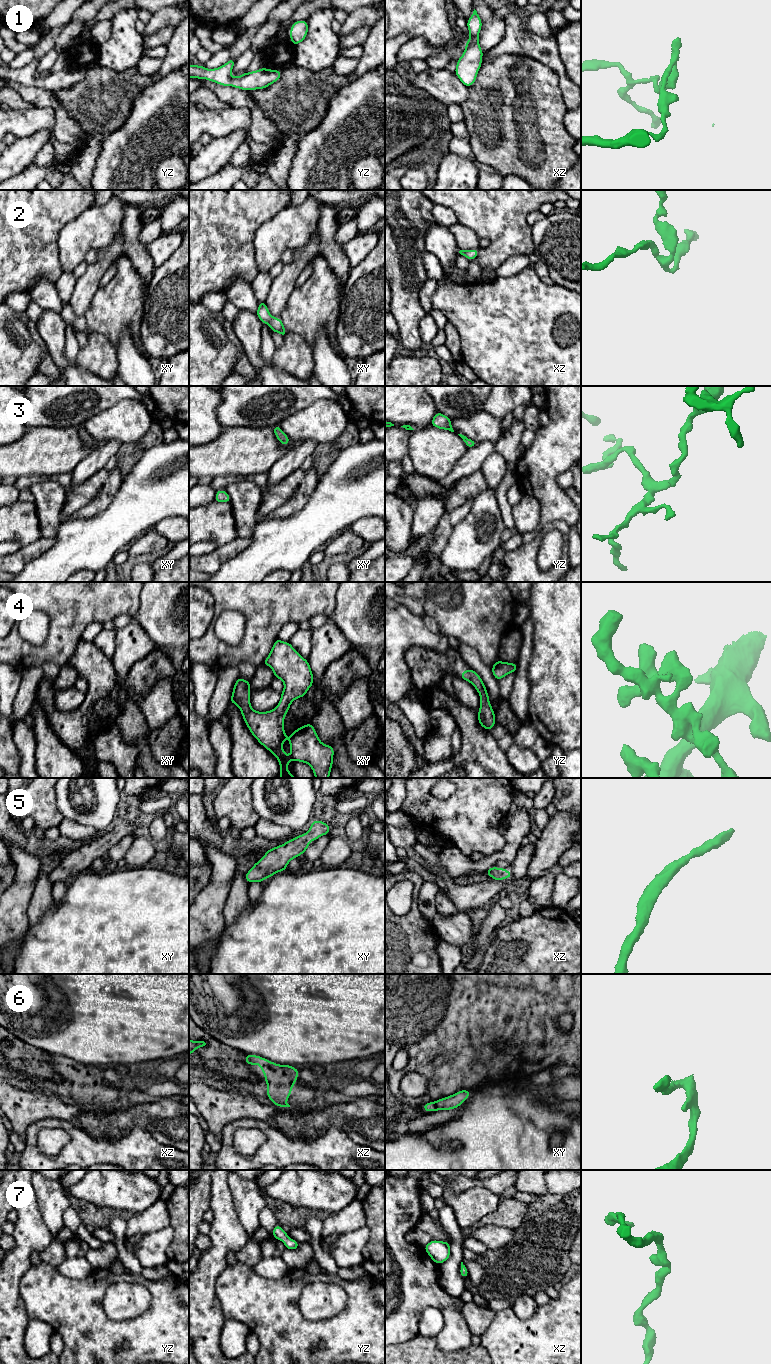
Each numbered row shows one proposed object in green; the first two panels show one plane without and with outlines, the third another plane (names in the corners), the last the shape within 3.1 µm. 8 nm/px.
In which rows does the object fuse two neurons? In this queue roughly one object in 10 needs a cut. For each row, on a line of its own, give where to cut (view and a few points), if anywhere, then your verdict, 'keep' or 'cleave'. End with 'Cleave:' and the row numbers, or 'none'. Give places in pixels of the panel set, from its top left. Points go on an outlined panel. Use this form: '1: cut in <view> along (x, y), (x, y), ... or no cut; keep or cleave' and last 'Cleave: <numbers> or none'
1: no cut; keep
2: no cut; keep
3: no cut; keep
4: no cut; keep
5: no cut; keep
6: no cut; keep
7: no cut; keep
Cleave: none

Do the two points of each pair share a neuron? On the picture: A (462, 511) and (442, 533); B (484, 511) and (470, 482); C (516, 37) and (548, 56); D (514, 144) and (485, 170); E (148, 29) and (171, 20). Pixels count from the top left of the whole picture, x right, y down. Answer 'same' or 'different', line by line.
A: same
B: different
C: same
D: different
E: same

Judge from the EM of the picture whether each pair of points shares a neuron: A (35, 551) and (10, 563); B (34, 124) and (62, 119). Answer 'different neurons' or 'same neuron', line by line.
A: same neuron
B: different neurons

